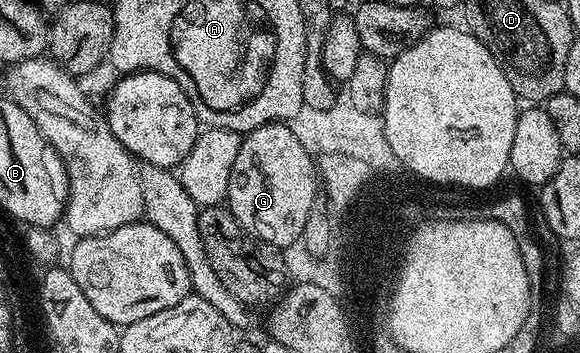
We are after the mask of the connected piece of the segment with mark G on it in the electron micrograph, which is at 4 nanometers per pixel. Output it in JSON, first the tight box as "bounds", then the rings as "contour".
{"bounds":[227,122,318,248],"contour":[[[271,122],[250,130],[240,139],[238,157],[234,160],[234,168],[230,172],[228,185],[227,209],[232,211],[238,224],[244,229],[245,235],[257,238],[268,246],[285,248],[298,241],[303,236],[306,216],[318,193],[318,166],[314,156],[306,148],[302,148],[302,140],[294,136],[291,125],[283,122]]]}

